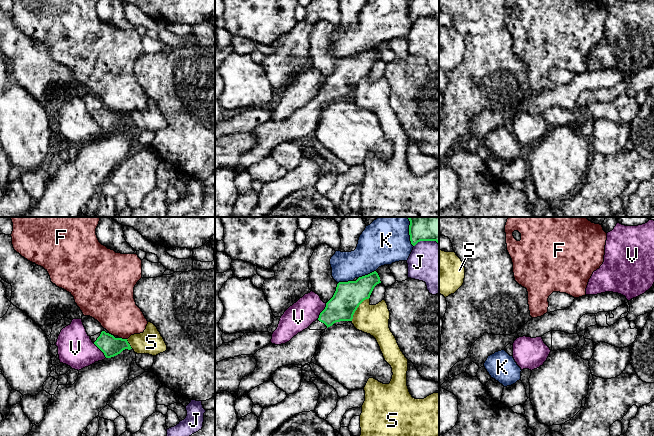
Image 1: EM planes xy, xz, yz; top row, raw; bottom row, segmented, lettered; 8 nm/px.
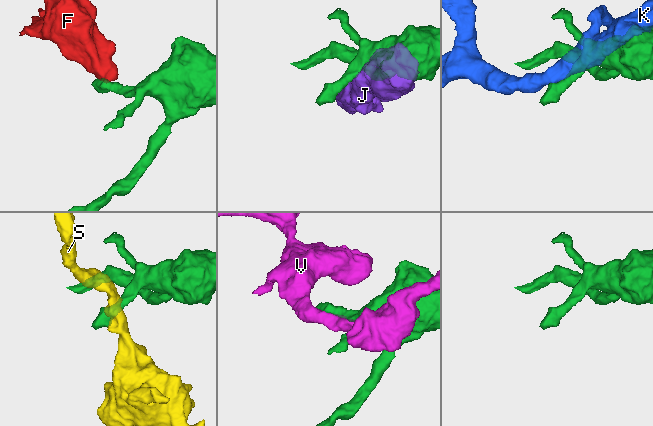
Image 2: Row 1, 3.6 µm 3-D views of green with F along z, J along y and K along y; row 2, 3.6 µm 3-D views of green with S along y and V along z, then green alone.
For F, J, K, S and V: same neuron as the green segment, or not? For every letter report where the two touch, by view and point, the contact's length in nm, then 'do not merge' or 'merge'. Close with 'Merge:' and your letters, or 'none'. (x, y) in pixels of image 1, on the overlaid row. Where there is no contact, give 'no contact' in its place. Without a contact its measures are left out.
F: meets green in xy at (123, 339); contact 70 nm long; do not merge
J: meets green in xz at (426, 240); contact 200 nm long; do not merge
K: meets green in xz at (366, 275); contact 160 nm long; do not merge
S: meets green in xz at (357, 307); contact 240 nm long; do not merge
V: meets green in xz at (322, 311); contact 150 nm long; do not merge
Merge: none

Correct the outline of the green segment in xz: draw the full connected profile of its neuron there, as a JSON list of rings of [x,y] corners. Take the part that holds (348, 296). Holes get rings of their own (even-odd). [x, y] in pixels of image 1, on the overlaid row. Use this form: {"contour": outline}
{"contour": [[[376,271],[359,277],[356,281],[339,282],[333,297],[326,303],[319,318],[289,342],[281,345],[268,344],[253,356],[257,361],[255,370],[242,378],[238,398],[271,379],[277,369],[286,365],[311,363],[325,329],[340,321],[352,321],[359,305],[381,283]]]}

